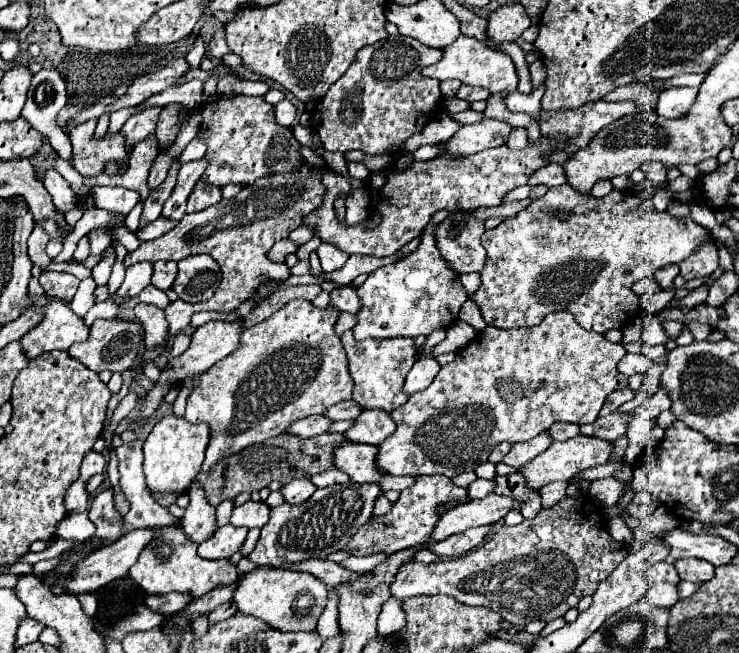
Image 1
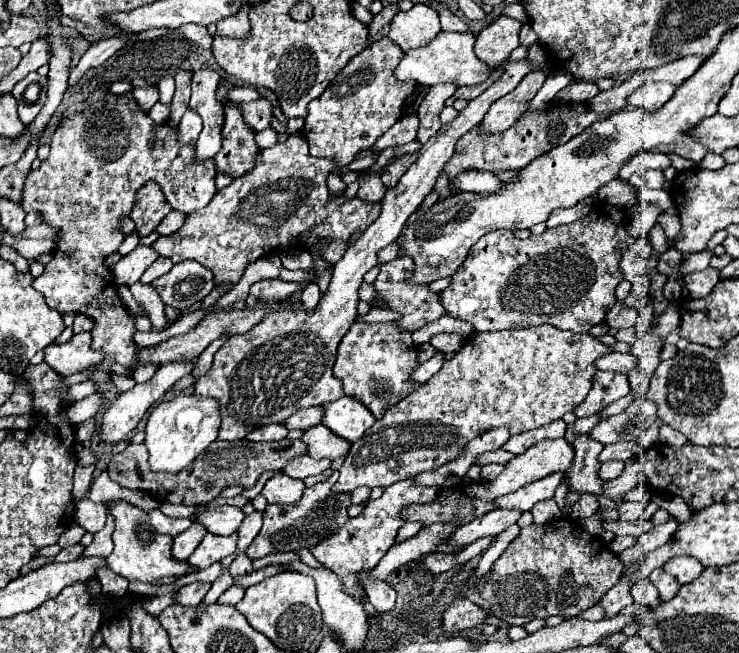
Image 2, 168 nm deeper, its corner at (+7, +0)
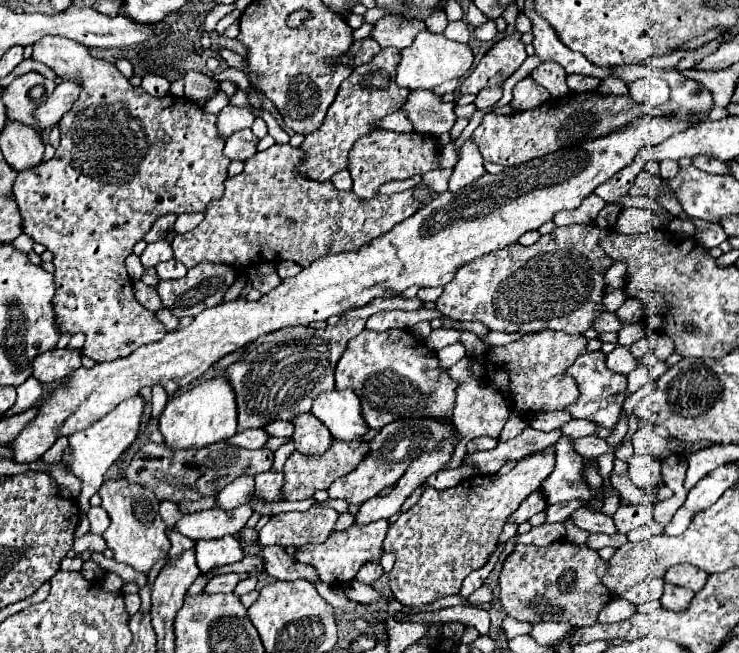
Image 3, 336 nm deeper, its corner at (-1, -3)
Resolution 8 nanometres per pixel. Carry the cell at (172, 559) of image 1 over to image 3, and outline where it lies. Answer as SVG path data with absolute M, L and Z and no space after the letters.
M105 480L99 488L101 508L107 510L111 524L103 532L107 546L115 552L115 560L129 564L137 572L149 572L149 568L159 560L159 556L167 556L169 540L165 536L165 522L159 516L159 500L153 490L147 486L119 480Z

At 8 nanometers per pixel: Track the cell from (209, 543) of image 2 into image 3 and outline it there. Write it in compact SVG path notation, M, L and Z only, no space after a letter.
M223 536L215 540L197 540L195 558L201 572L211 572L213 568L243 560L243 552L233 536Z

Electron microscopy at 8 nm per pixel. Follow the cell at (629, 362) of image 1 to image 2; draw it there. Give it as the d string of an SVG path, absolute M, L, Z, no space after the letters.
M609 353L609 357L601 357L597 361L597 369L611 371L611 373L629 373L637 365L637 357L633 353Z

